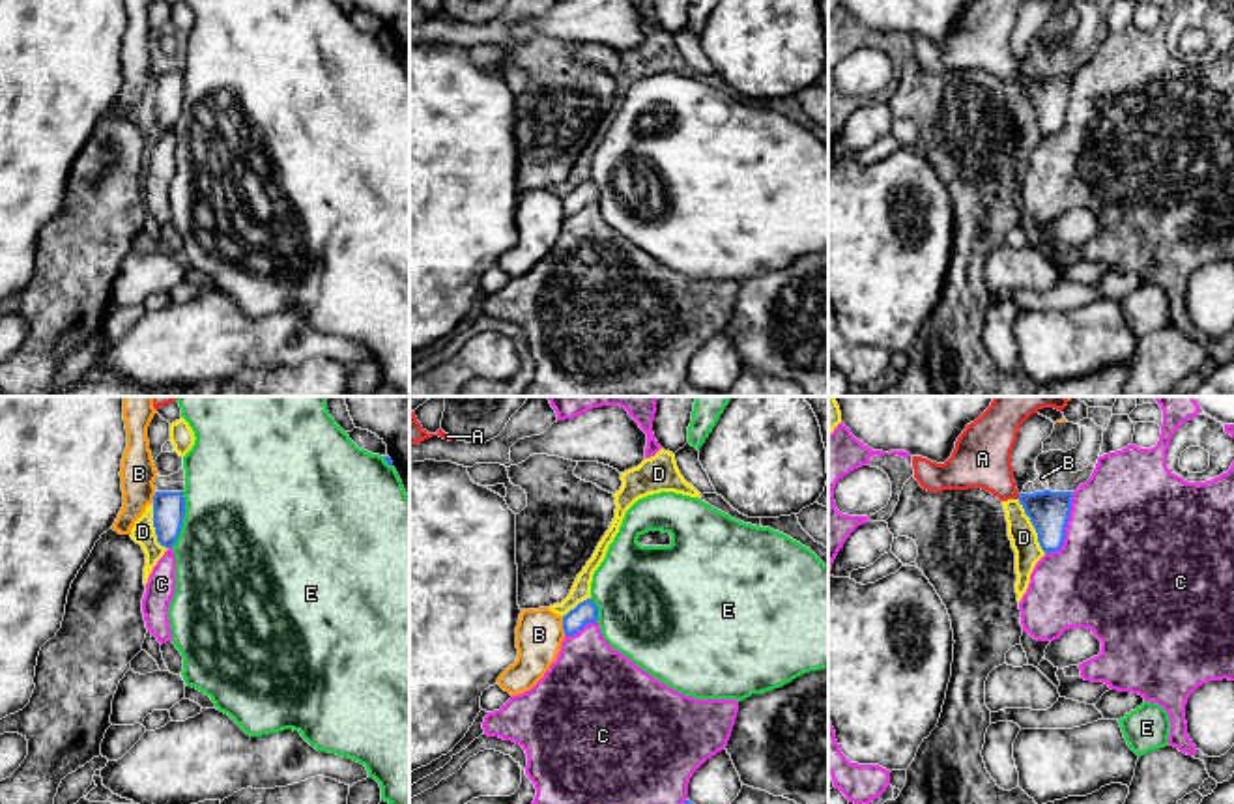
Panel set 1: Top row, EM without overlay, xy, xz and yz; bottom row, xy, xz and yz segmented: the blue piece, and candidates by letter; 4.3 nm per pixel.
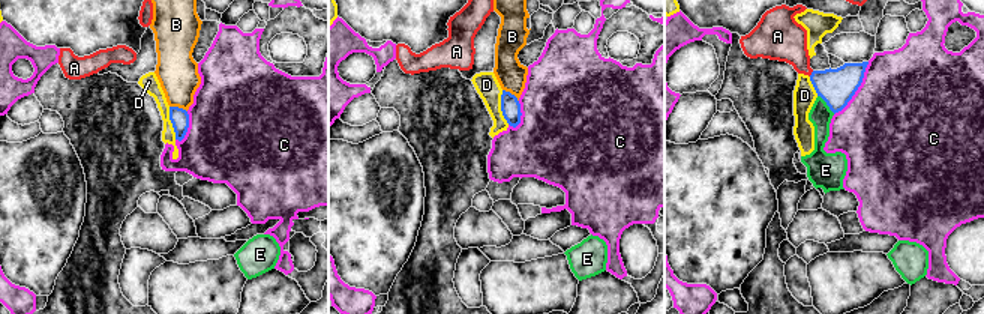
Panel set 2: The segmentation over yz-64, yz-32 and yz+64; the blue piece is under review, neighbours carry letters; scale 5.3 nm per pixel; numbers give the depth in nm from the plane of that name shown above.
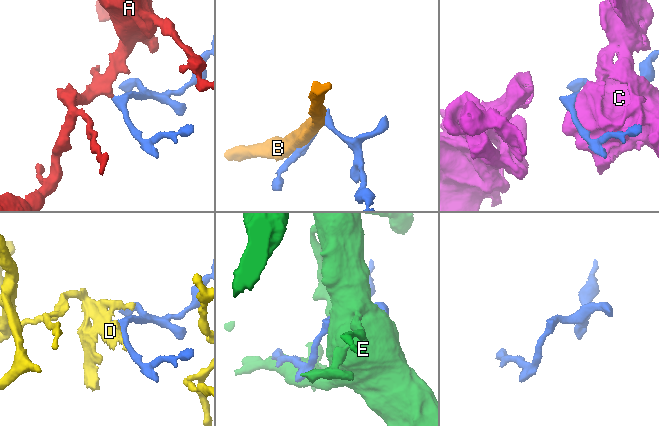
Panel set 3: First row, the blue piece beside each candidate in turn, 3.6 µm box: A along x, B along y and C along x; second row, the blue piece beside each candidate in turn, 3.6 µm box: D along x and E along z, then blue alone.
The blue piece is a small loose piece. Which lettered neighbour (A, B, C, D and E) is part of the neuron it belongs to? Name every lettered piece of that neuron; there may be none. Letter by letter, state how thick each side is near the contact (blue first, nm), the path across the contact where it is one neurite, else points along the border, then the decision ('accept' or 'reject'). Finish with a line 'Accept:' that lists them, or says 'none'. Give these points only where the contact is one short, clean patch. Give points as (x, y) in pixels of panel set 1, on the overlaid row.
A: calibres 180 and 260 nm; way yz (1049, 511), (1019, 496), (982, 459); accept
B: calibres 100 and 200 nm; reject
C: calibres 180 and 480 nm; reject
D: calibres 180 and 120 nm; reject
E: calibres 140 and 480 nm; reject
Accept: A

